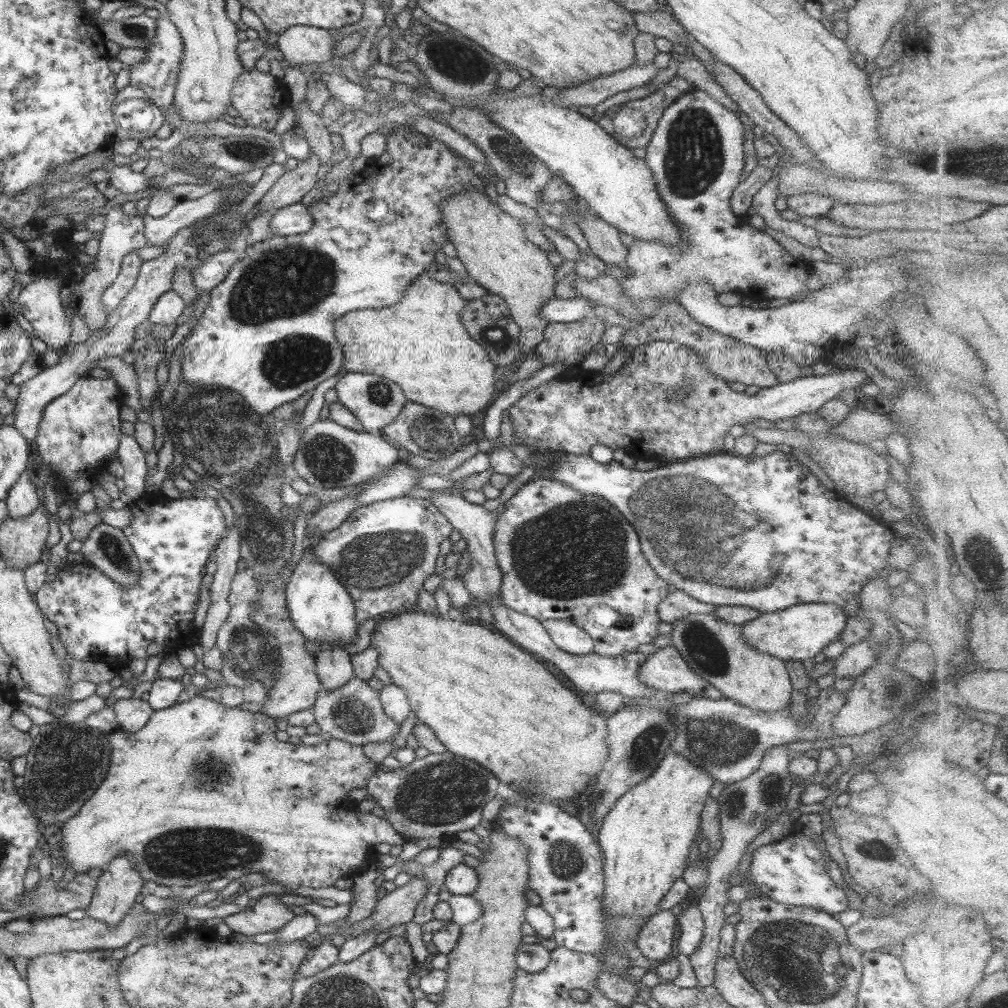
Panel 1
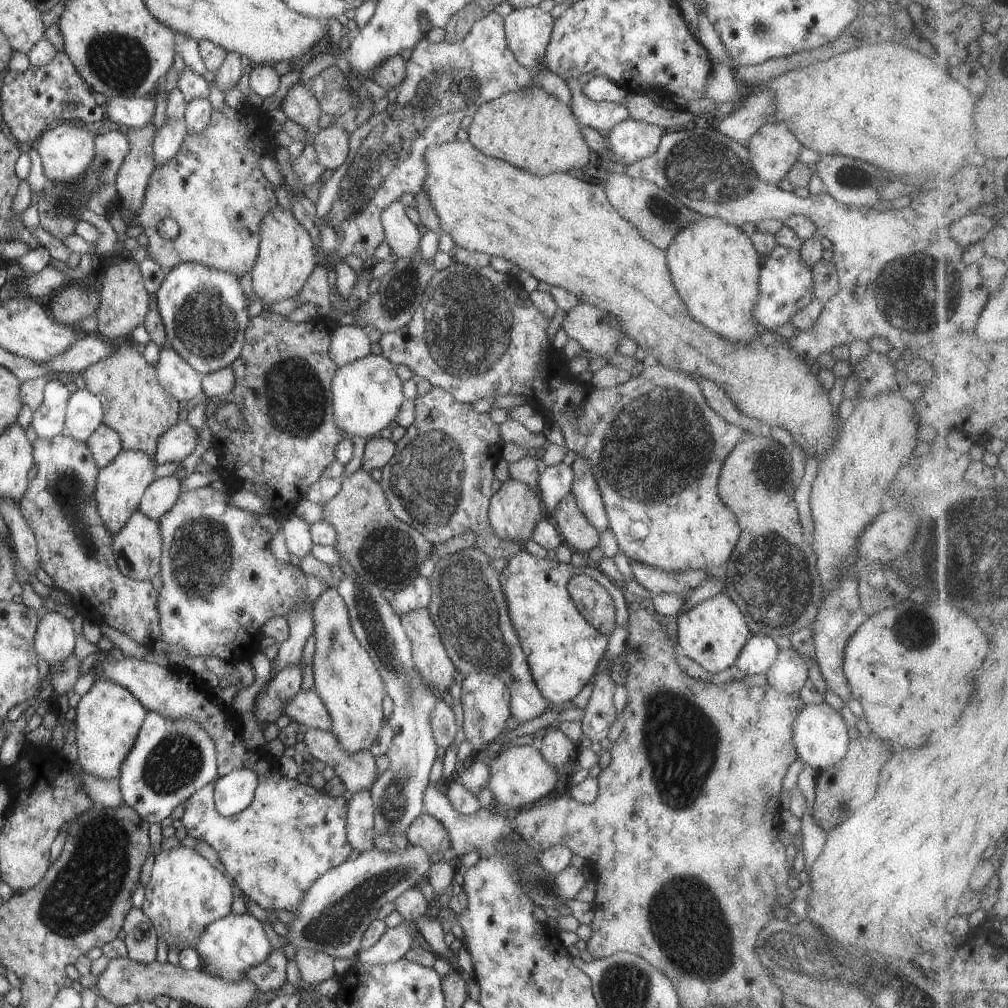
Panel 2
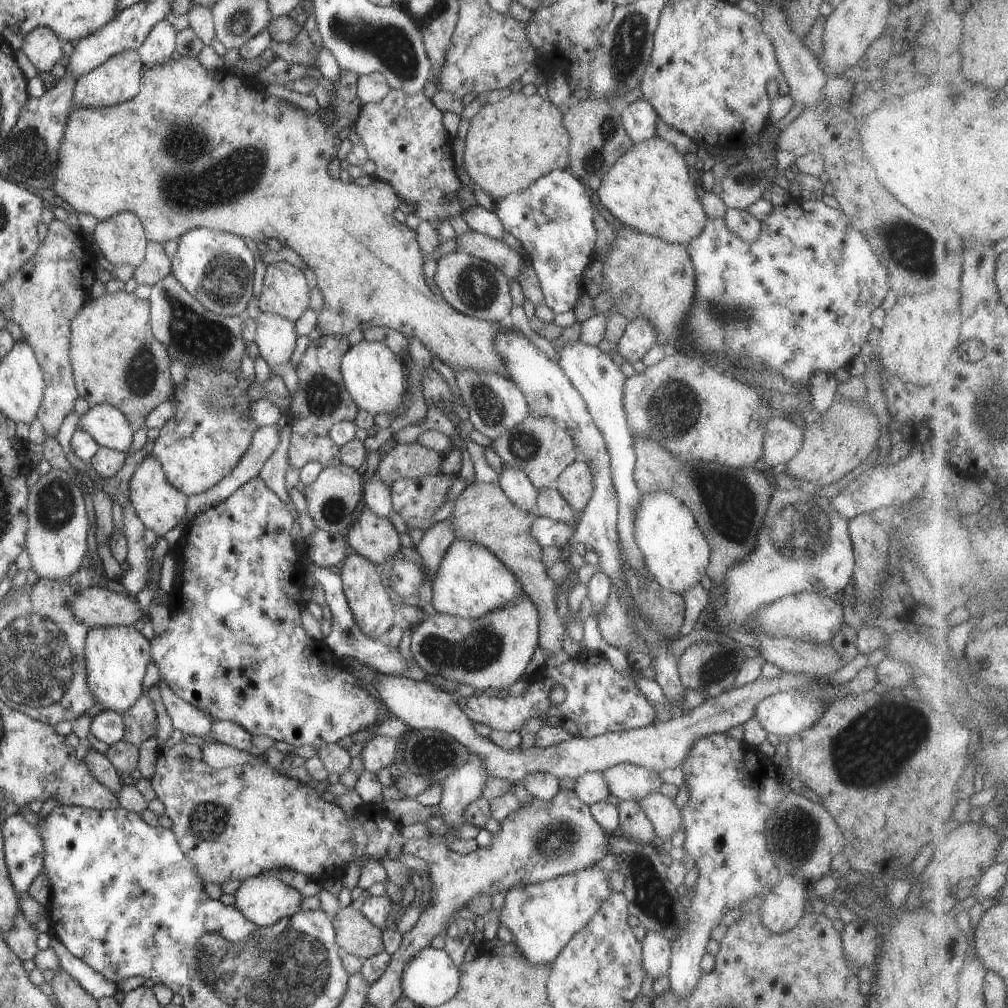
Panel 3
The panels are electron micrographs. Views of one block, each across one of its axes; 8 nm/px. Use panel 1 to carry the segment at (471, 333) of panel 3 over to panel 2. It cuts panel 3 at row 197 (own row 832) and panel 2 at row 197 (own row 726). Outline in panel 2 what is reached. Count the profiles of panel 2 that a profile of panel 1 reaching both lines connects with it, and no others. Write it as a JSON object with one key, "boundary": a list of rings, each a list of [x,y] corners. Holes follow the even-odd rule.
{"boundary":[[[245,103],[241,109],[236,110],[223,104],[221,110],[212,110],[206,128],[199,134],[186,135],[183,138],[173,158],[169,158],[161,166],[154,166],[147,180],[141,210],[135,218],[129,216],[129,212],[121,206],[114,205],[111,212],[118,207],[125,225],[143,226],[142,234],[147,236],[147,255],[161,269],[168,271],[177,264],[195,262],[205,264],[207,268],[215,268],[219,272],[231,272],[239,279],[248,270],[252,270],[258,254],[261,220],[267,210],[276,206],[274,188],[264,178],[257,164],[257,160],[267,154],[263,152],[263,137],[267,132],[269,126],[266,112],[259,107]],[[164,218],[174,220],[179,226],[177,238],[174,240],[165,240],[157,232],[157,224]]]}

